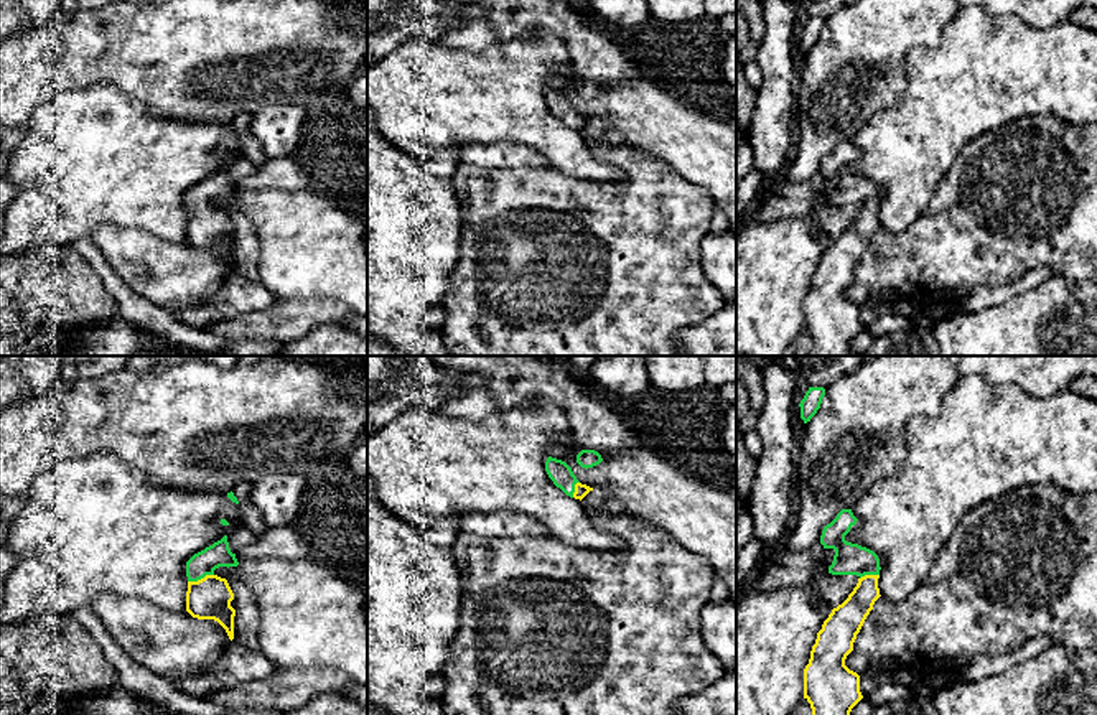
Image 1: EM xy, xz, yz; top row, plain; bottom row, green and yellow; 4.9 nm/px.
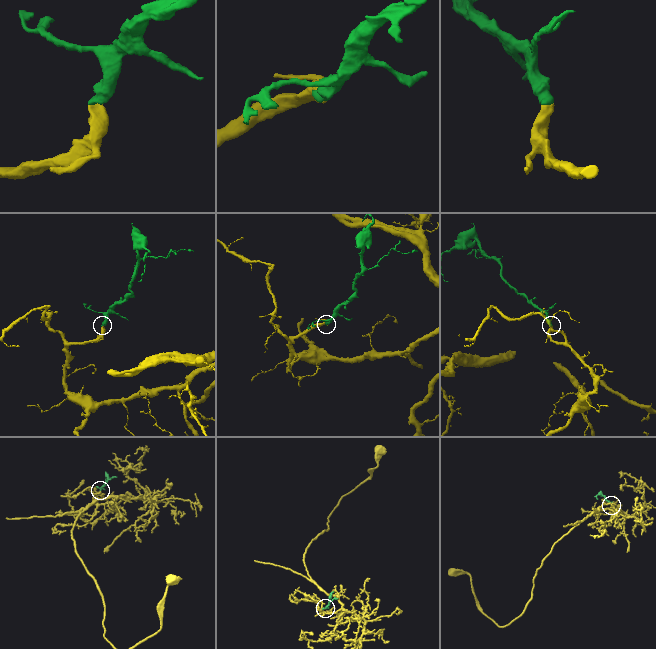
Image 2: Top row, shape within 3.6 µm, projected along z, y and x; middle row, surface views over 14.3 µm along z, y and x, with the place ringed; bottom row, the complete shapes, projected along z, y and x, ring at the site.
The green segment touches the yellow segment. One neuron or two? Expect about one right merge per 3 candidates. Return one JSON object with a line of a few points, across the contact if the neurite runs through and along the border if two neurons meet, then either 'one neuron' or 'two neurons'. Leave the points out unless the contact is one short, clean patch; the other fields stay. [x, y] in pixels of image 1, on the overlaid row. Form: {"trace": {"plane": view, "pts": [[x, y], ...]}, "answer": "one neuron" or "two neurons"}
{"trace": {"plane": "xy", "pts": [[205, 562], [200, 567], [200, 579], [208, 598]]}, "answer": "one neuron"}

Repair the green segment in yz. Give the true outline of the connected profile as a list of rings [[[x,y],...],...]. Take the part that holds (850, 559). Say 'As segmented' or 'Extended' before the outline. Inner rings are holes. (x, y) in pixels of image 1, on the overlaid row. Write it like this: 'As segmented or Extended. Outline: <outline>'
Extended. Outline: [[[842,509],[820,535],[824,549],[835,550],[829,573],[857,575],[858,583],[824,621],[804,669],[804,699],[810,703],[812,715],[850,715],[863,699],[860,675],[845,666],[845,659],[881,596],[878,588],[881,567],[873,550],[845,540],[857,521],[852,509]]]

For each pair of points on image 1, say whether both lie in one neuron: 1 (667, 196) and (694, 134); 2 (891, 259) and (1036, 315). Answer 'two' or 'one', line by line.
1: two
2: two

